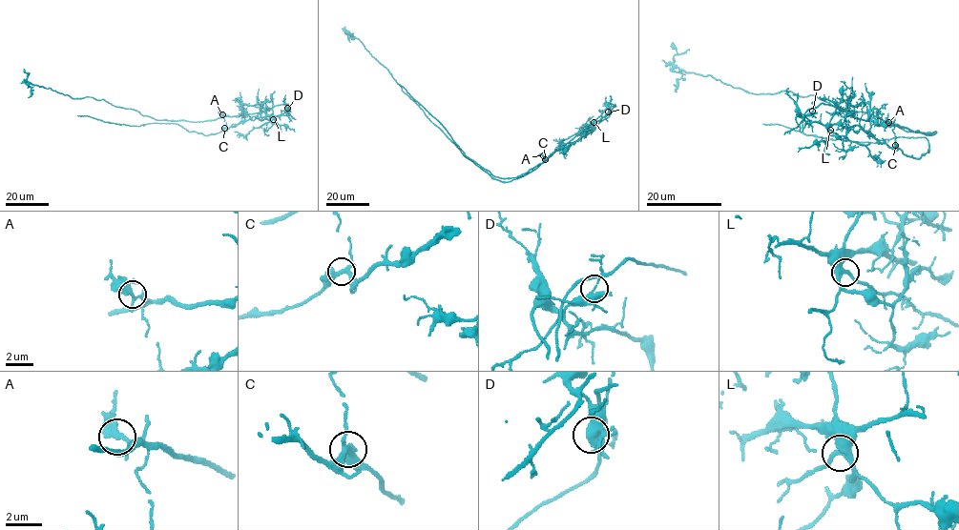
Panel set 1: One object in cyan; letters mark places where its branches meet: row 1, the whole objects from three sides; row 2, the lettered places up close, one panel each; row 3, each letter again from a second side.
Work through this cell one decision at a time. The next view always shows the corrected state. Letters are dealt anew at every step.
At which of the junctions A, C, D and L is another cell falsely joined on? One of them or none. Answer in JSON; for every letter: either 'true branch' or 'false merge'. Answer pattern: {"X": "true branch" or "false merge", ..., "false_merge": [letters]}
{"A": "true branch", "C": "true branch", "D": "false merge", "L": "true branch", "false_merge": ["D"]}

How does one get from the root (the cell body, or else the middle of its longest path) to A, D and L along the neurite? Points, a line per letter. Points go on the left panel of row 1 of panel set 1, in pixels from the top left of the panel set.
A: (235, 115), (222, 114)
D: (235, 115), (243, 112), (262, 112), (278, 105), (287, 104), (288, 109)
L: (235, 115), (269, 109), (273, 119)

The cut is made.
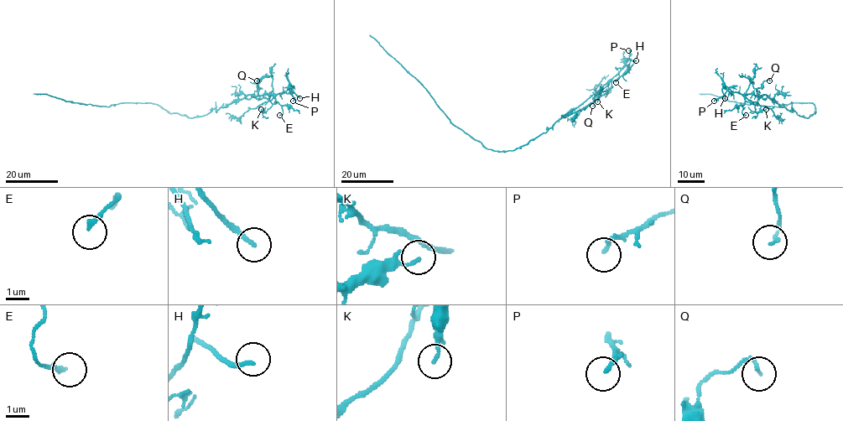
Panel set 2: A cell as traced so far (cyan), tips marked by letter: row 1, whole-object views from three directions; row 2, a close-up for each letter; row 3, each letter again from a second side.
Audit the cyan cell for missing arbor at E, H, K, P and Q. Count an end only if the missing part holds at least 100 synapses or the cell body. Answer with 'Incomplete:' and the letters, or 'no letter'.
Incomplete: H

